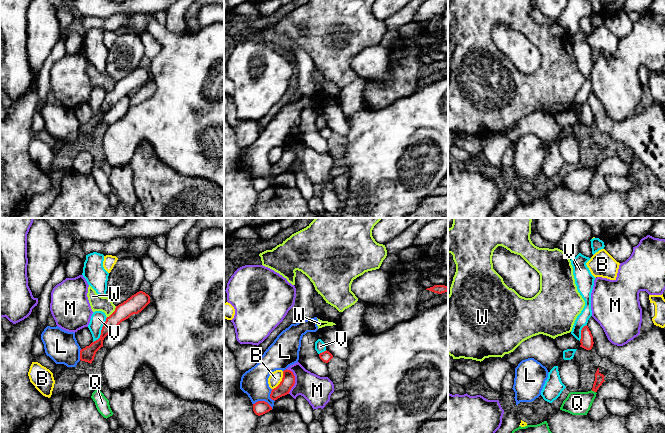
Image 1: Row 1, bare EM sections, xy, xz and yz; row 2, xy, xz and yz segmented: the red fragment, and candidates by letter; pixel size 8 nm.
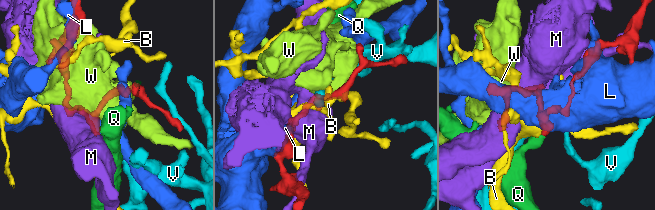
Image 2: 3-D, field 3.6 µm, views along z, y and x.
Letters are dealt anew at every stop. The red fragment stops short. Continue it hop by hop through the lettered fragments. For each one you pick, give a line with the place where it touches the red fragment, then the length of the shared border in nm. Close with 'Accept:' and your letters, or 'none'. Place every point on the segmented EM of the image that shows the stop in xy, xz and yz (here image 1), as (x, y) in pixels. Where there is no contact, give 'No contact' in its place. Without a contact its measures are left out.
Q: Touches red at yz (593, 390). Shared border 40 nm
Accept: Q

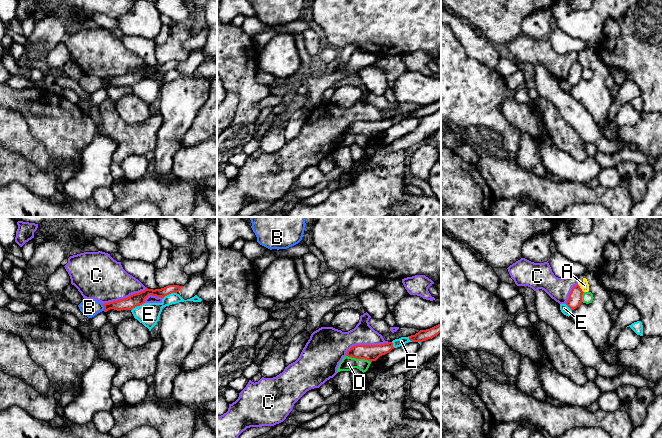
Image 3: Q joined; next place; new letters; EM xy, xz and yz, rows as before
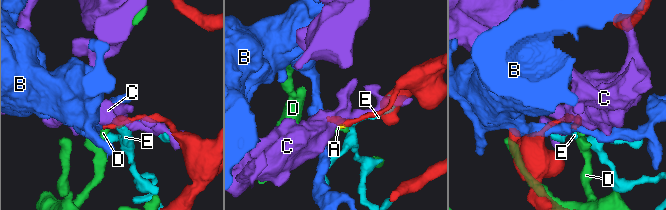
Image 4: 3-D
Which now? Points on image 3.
Accept: none

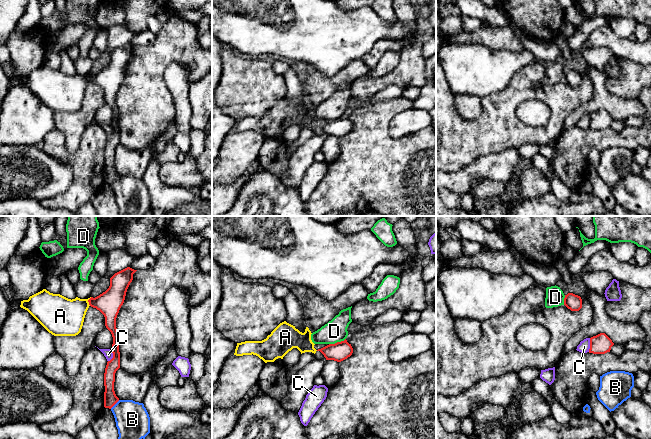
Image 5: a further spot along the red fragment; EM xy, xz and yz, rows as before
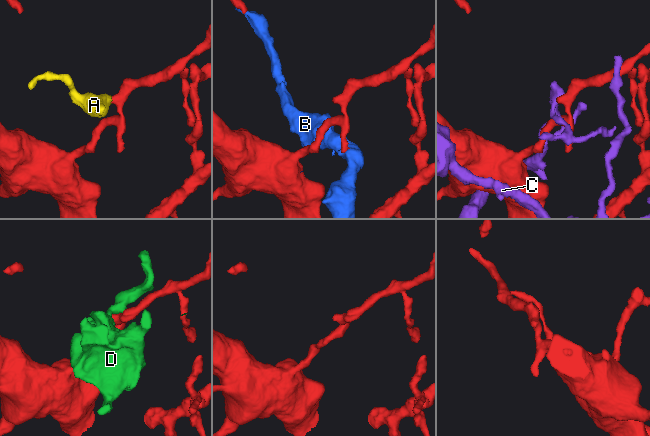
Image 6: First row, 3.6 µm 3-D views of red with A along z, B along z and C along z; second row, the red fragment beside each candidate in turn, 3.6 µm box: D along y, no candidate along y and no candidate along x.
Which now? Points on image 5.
A: Touches red at xy (88, 301). Shared border 70 nm
Accept: A

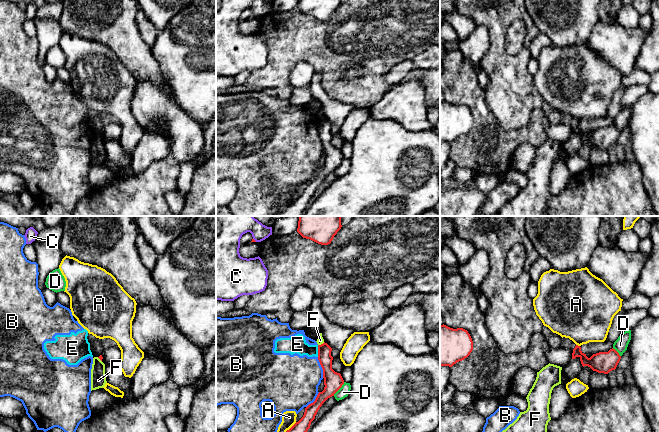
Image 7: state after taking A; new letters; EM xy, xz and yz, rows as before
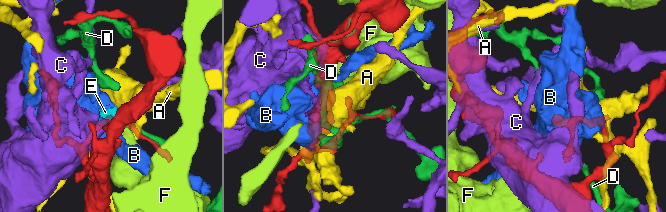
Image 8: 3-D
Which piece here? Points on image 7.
Accept: none

